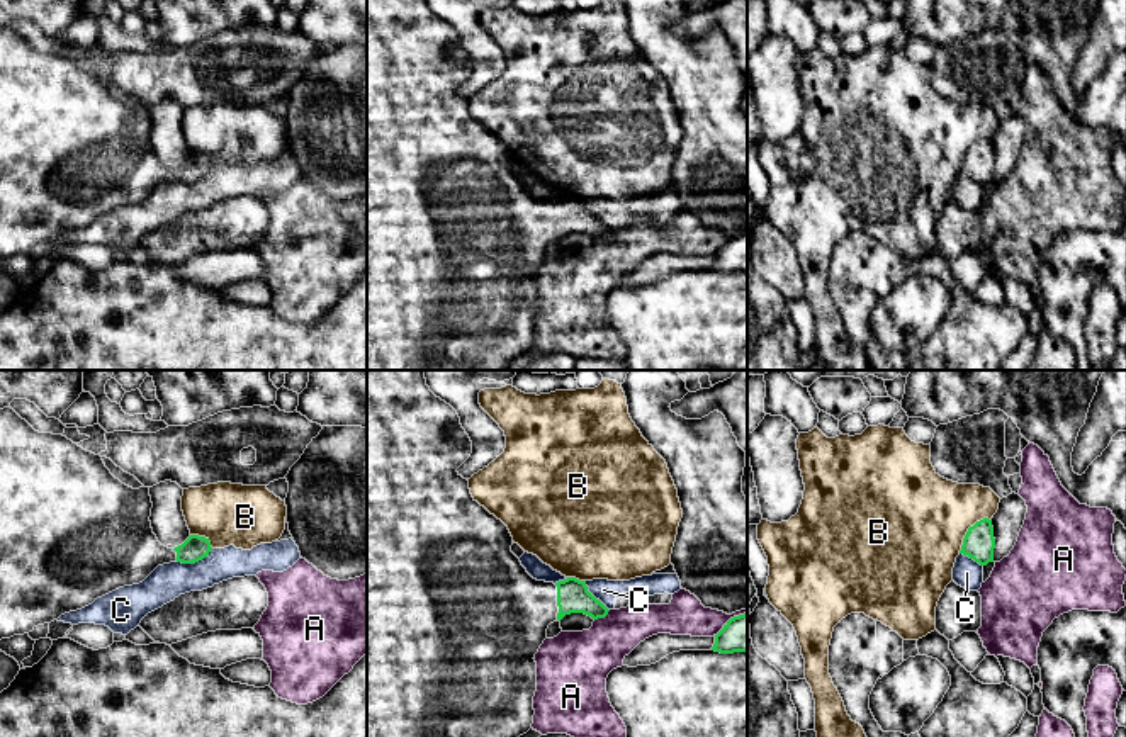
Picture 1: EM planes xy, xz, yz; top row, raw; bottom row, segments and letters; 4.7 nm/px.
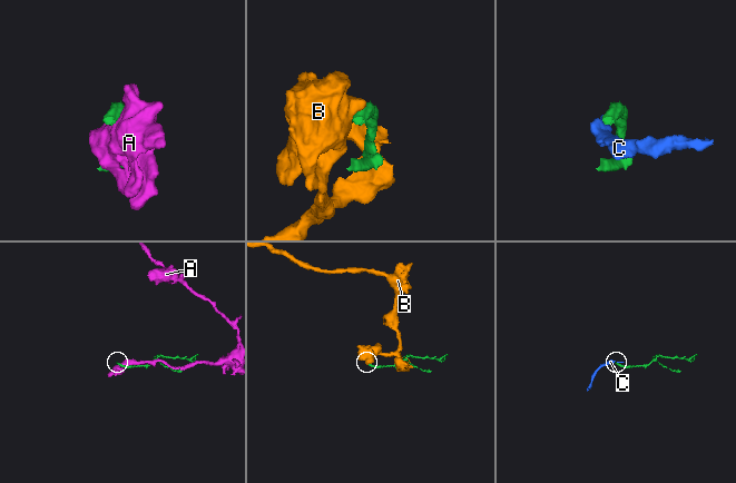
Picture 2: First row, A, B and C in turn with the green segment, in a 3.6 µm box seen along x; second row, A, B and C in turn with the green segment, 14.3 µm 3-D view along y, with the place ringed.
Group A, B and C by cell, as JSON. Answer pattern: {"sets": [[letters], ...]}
{"sets": [["A"], ["B"], ["C"]]}

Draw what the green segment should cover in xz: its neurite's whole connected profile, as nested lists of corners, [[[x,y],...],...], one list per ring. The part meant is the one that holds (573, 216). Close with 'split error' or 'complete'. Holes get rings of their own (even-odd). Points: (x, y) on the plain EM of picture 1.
[[[367,0],[367,370],[506,370],[532,348],[537,311],[533,277],[547,258],[549,245],[571,233],[598,239],[610,231],[588,211],[586,200],[567,197],[554,204],[526,192],[511,172],[508,146],[472,117],[469,100],[457,92],[470,73],[472,61],[457,31],[436,17],[426,0]]]; split error

